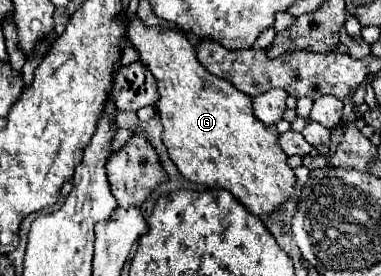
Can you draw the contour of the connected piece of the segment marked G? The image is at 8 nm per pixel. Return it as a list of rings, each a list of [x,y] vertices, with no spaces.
[[[134,17],[128,21],[128,39],[158,81],[160,99],[156,109],[164,125],[164,145],[178,171],[196,185],[228,189],[260,219],[282,211],[294,193],[296,175],[288,167],[288,155],[278,143],[278,129],[254,117],[252,97],[208,73],[196,59],[194,45],[186,35],[166,27],[146,27]]]

